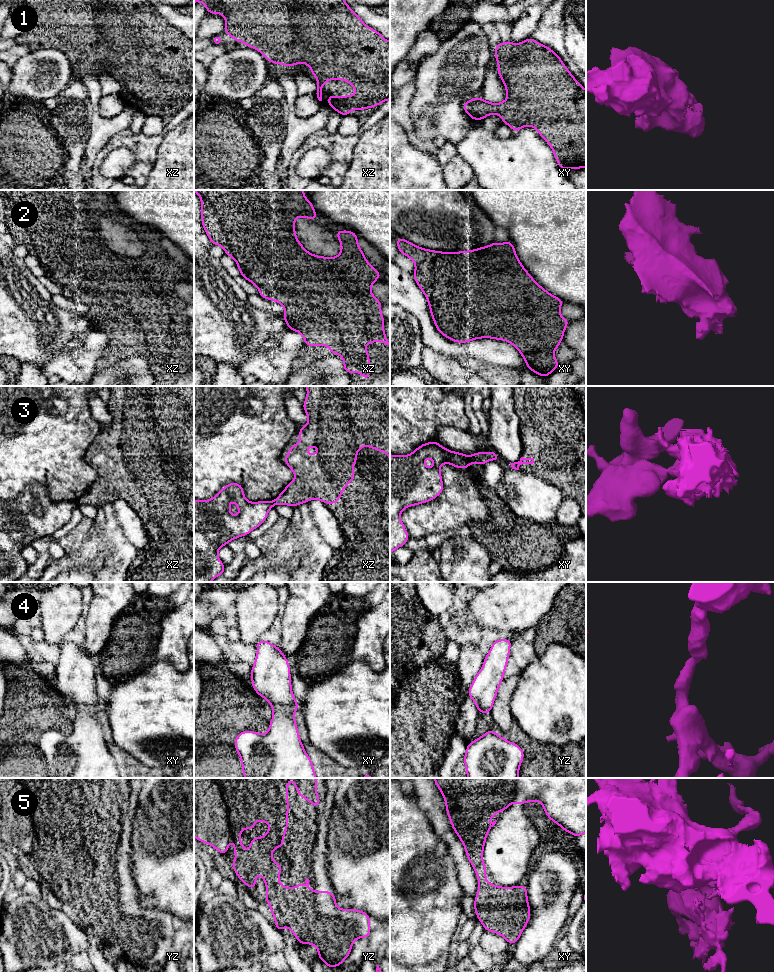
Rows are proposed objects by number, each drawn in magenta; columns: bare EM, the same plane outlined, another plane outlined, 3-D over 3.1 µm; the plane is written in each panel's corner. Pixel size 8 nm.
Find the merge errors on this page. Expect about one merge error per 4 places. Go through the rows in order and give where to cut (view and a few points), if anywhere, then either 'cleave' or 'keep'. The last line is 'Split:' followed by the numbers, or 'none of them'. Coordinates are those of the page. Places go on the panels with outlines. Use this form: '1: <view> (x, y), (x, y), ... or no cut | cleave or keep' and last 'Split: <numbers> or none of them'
1: no cut | keep
2: no cut | keep
3: xy (468, 456), (470, 462) | cleave
4: no cut | keep
5: no cut | keep
Split: 3

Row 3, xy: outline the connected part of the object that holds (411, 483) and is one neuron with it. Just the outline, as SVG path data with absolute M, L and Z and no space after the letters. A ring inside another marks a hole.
M436 441L421 444L408 455L390 454L390 554L397 548L405 546L410 538L404 523L400 520L401 512L407 507L430 502L443 492L440 466L444 463L459 469L467 469L470 466L469 456L446 449ZM428 457L434 461L432 468L427 468L424 464L424 460Z

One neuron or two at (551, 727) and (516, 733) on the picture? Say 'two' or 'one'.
two

